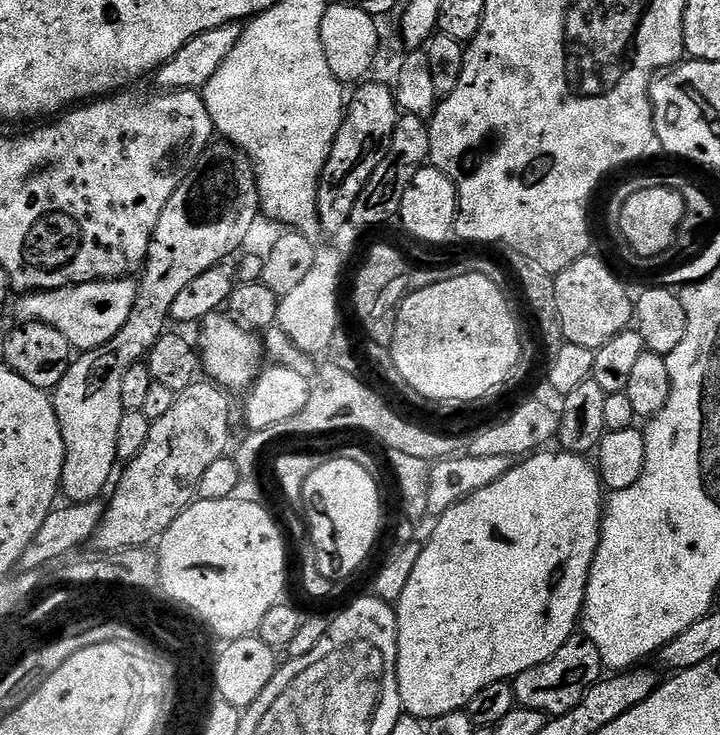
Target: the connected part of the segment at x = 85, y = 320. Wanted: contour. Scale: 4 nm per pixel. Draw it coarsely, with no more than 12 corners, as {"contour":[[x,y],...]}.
{"contour":[[135,279],[29,292],[17,321],[54,326],[77,353],[110,342]]}

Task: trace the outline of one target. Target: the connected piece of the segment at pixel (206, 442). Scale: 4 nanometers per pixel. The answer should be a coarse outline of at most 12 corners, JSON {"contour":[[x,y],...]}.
{"contour":[[198,380],[153,421],[105,505],[100,554],[151,545],[228,450],[230,402]]}

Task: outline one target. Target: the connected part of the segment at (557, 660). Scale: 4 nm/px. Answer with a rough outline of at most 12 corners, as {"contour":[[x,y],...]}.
{"contour":[[573,634],[511,686],[519,707],[551,718],[602,679],[598,646]]}

